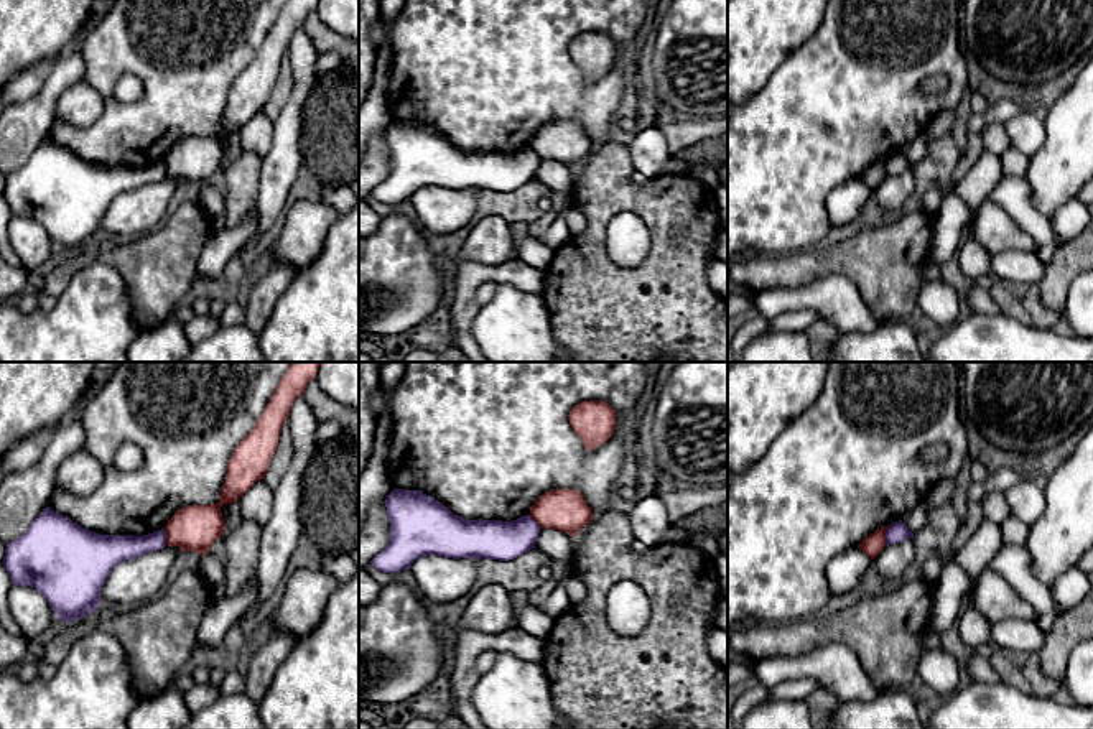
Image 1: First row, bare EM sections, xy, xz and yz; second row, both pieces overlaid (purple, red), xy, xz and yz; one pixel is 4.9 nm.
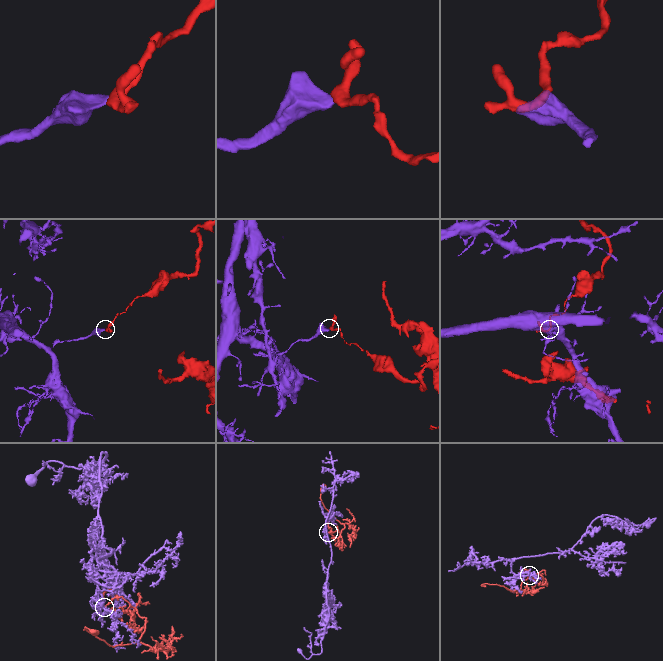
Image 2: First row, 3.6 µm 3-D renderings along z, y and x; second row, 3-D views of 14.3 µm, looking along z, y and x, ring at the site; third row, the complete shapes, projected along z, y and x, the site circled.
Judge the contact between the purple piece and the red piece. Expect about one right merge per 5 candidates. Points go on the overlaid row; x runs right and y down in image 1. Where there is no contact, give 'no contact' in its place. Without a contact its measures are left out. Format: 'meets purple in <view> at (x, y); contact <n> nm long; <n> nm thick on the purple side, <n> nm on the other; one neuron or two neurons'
meets purple in yz at (886, 535); contact 110 nm long; 100 nm thick on the purple side, 100 nm on the other; two neurons

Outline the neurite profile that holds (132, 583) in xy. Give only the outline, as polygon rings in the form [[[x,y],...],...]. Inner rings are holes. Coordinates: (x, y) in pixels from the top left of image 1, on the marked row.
[[[165,546],[143,556],[119,563],[109,574],[100,604],[105,609],[132,609],[155,599],[168,584],[179,546]]]

